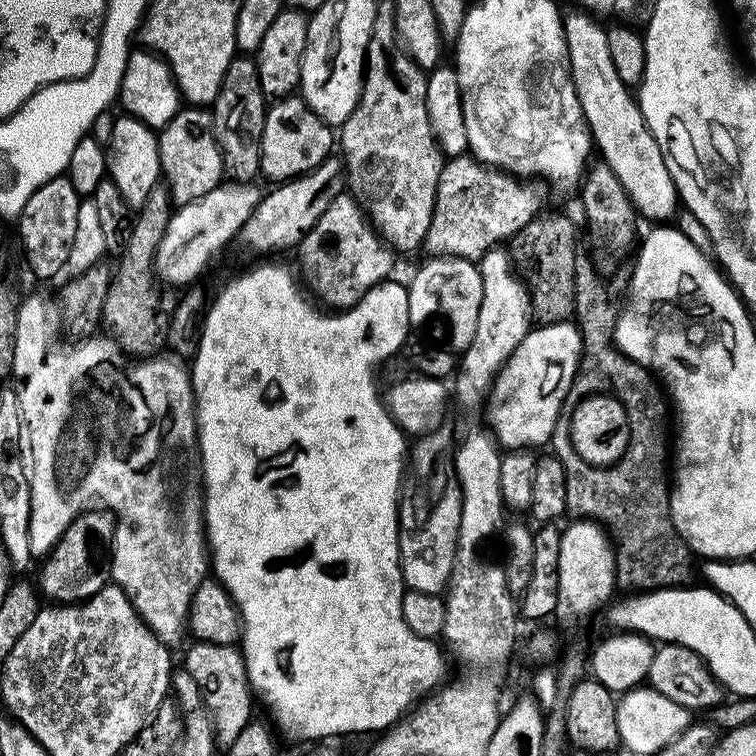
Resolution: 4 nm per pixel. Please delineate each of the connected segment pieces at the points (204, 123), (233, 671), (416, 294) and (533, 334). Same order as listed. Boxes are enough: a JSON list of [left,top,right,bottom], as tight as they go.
[[158,106,224,205],[182,642,254,750],[407,256,482,350],[486,322,583,450]]

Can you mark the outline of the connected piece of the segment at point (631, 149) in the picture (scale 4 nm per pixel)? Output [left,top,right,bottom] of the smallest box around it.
[563,10,678,222]

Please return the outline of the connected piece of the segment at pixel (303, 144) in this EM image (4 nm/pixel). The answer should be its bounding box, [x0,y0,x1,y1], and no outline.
[260,96,334,182]

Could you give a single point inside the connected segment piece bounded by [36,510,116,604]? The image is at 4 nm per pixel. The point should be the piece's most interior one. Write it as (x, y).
(66, 577)

